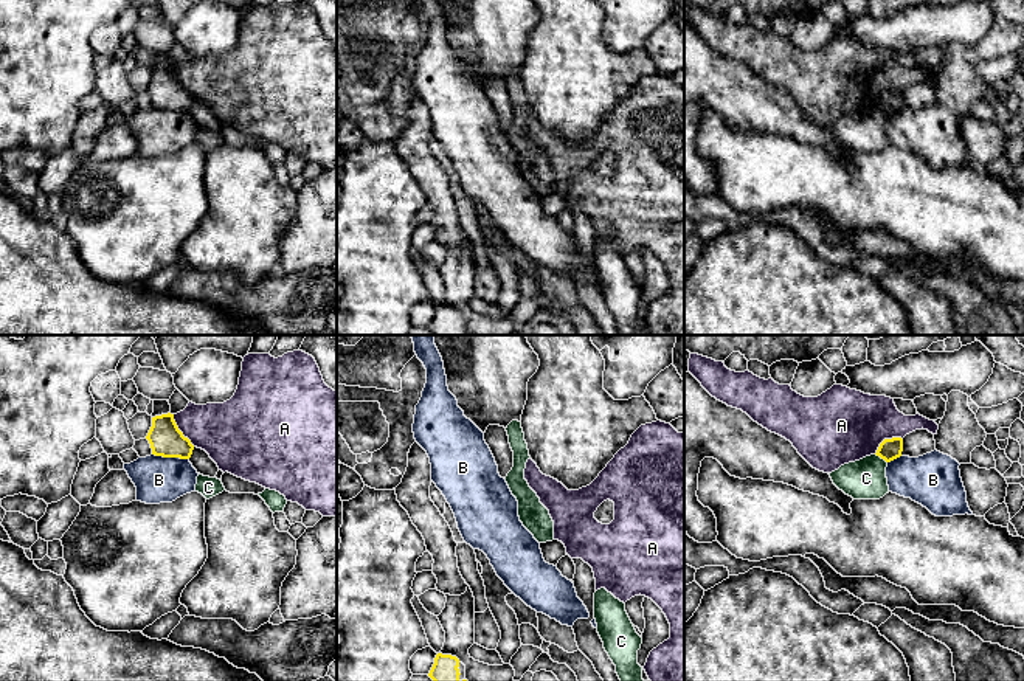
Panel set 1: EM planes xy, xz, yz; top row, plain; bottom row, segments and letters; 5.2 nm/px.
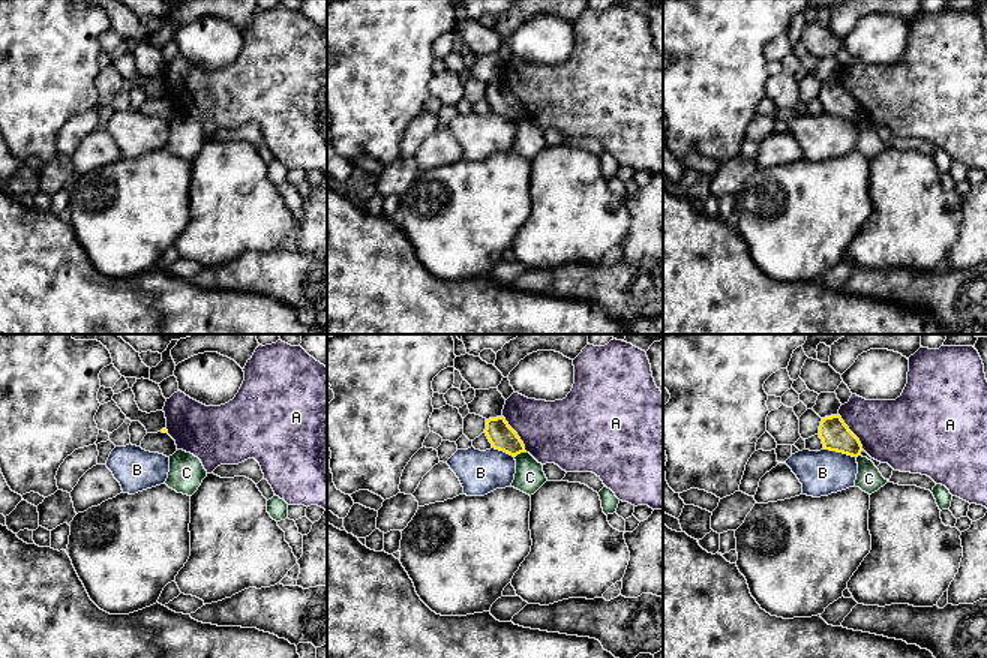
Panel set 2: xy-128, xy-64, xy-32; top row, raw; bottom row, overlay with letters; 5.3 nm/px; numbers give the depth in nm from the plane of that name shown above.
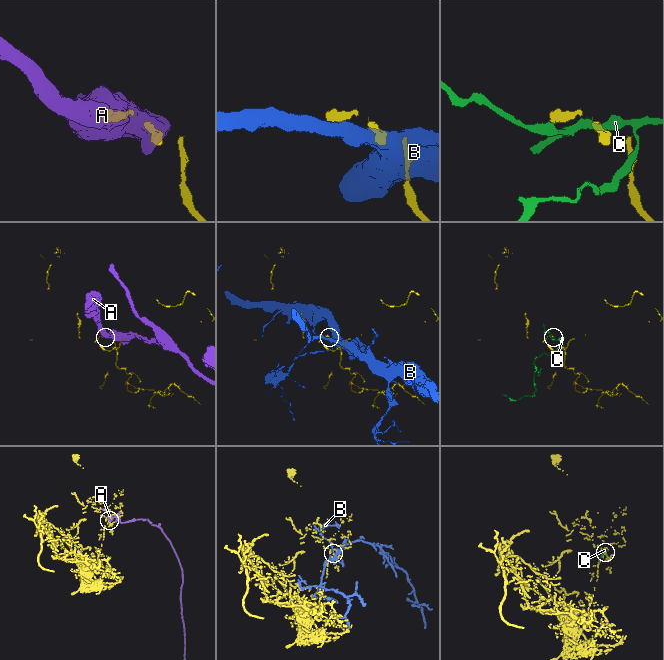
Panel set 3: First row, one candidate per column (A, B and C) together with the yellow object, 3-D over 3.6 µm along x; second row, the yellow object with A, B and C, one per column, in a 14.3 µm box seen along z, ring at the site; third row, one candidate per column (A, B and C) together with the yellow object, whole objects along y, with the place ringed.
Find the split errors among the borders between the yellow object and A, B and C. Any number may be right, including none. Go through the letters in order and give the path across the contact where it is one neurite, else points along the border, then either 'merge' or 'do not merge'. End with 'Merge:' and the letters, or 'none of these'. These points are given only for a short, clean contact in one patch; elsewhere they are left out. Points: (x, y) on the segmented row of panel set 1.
A: along xy (172, 414), (177, 428), (194, 445) | do not merge
B: along xy (152, 453), (188, 459) | do not merge
C: do not merge
Merge: none of these

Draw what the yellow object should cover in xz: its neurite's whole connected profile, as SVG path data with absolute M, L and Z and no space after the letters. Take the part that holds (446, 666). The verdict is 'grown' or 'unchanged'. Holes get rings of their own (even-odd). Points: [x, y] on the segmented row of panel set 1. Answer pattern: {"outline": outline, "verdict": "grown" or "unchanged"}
{"outline": "M438 653L428 676L433 681L462 681L465 665L456 656Z", "verdict": "grown"}

